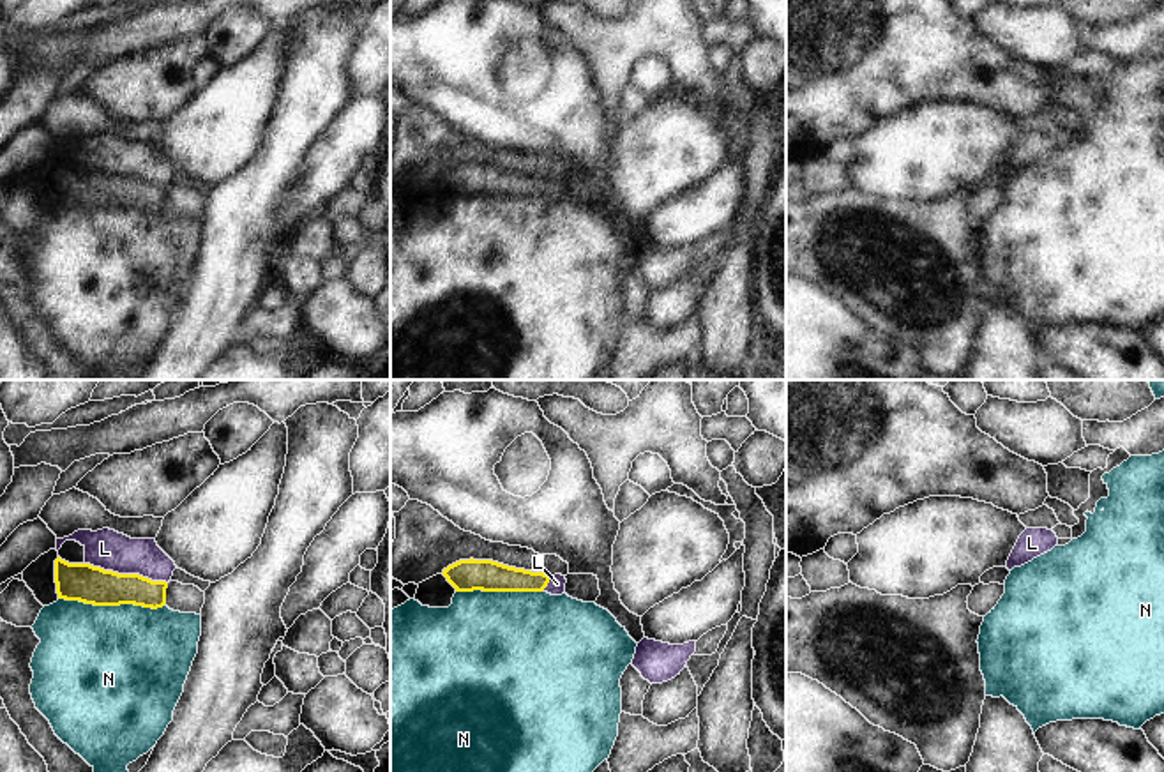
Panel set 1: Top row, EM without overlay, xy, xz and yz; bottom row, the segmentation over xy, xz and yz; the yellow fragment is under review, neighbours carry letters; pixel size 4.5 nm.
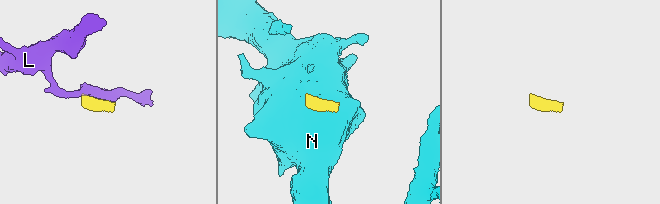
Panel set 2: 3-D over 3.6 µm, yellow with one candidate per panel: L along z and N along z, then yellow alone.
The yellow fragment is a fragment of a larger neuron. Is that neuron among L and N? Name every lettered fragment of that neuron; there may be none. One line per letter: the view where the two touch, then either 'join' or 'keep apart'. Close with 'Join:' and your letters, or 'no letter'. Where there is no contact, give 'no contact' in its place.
L: xy | keep apart
N: xy | keep apart
Join: no letter

